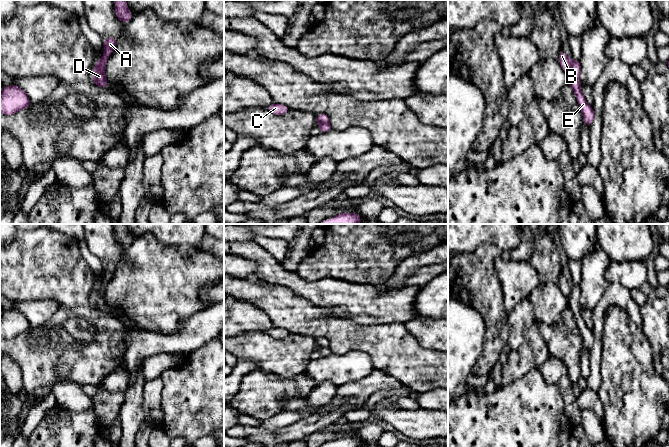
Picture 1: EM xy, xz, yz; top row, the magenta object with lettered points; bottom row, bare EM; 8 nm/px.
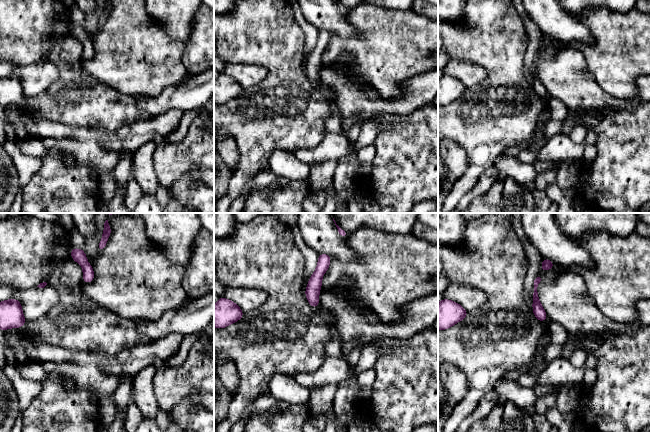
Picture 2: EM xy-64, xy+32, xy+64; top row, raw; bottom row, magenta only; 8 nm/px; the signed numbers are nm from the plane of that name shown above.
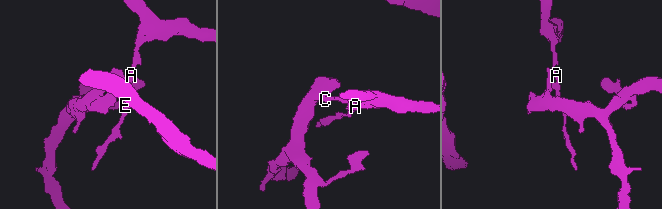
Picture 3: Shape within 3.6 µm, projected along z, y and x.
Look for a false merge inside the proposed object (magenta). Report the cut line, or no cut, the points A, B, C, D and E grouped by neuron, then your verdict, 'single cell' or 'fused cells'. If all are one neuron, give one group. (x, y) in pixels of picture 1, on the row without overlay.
cut in yz along (572, 284), (568, 296); A D E / B C; fused cells

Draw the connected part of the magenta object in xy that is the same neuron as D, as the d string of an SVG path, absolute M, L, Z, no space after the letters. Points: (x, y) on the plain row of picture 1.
M111 261L104 263L105 275L100 284L101 288L95 291L93 294L93 306L99 311L106 312L109 310L105 302L105 292L106 292L107 283L114 274L116 270L116 266L117 264Z

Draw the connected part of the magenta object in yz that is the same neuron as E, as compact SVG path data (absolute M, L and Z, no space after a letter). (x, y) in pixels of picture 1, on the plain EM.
M572 284L572 289L571 293L569 295L569 309L573 312L577 326L581 332L581 335L583 337L583 346L590 351L594 344L594 336L592 330L590 330L582 316L581 316L581 308L580 308L580 303L579 303L579 298L580 298L581 290L580 290L580 285L577 284Z

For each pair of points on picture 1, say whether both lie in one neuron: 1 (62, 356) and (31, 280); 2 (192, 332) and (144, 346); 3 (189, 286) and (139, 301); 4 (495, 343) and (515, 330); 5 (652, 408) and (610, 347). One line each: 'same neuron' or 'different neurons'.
1: same neuron
2: same neuron
3: same neuron
4: different neurons
5: same neuron

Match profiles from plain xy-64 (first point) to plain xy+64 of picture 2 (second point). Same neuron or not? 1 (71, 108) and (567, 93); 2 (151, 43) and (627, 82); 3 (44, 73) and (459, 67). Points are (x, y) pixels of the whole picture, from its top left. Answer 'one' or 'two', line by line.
1: two
2: one
3: one

